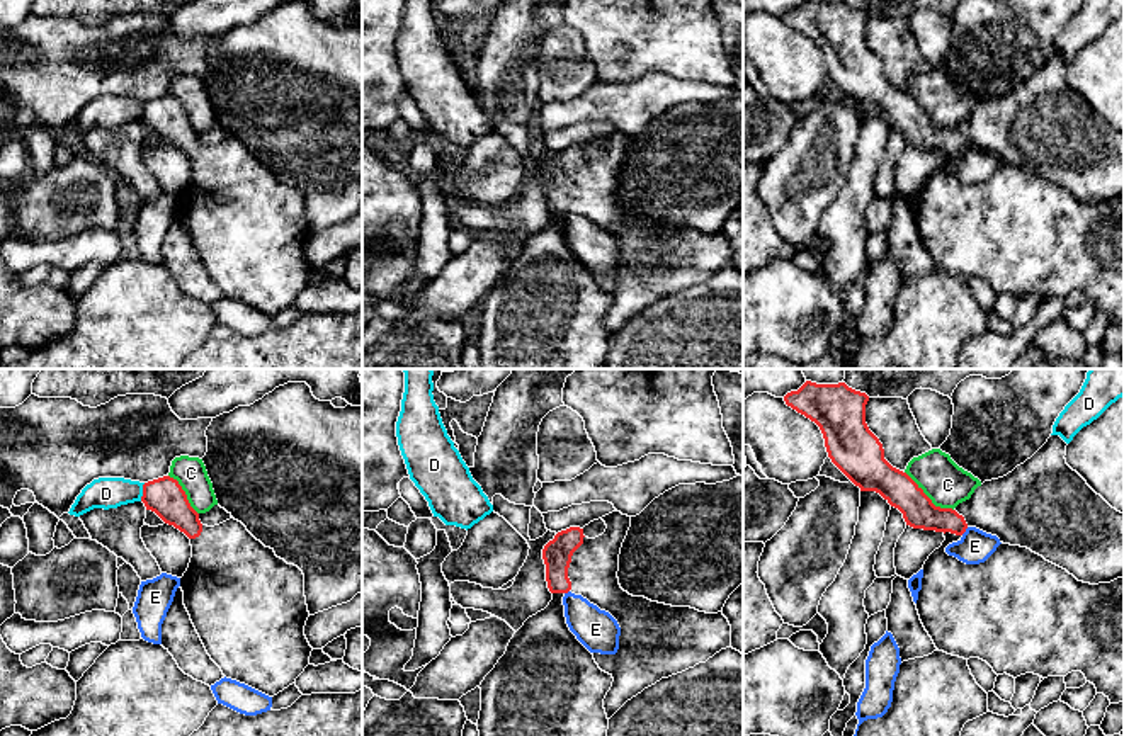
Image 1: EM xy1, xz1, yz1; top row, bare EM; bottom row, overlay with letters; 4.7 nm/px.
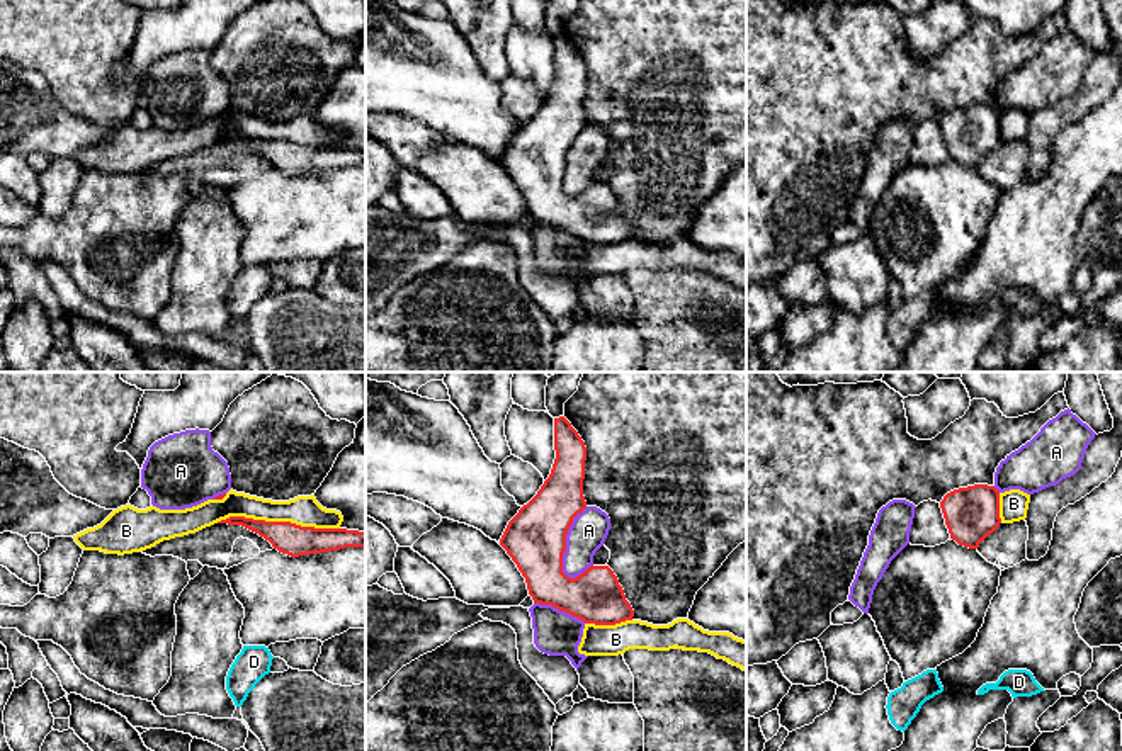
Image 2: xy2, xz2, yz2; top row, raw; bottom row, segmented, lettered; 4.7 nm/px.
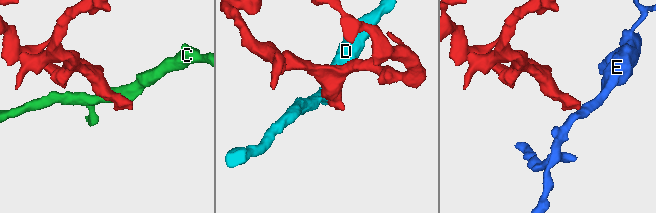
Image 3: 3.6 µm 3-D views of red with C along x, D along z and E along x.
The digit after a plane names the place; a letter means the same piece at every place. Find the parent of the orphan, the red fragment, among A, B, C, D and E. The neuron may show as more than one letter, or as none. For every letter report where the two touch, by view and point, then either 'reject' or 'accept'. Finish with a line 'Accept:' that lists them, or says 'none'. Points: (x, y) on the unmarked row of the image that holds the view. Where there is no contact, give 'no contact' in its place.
A: contact xz2 (565, 162); reject
B: contact xy2 (277, 141); reject
C: contact yz1 (927, 116); reject
D: contact xy1 (143, 111); reject
E: contact yz1 (965, 150); reject
Accept: none

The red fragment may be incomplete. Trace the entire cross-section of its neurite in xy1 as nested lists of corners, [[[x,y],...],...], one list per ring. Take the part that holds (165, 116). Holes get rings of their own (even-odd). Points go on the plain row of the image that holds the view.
[[[170,95],[145,102],[141,121],[190,158],[192,177],[180,197],[184,224],[223,294],[269,316],[292,304],[309,284],[313,270],[304,255],[309,231],[303,190],[277,177],[235,138],[214,146],[202,144],[185,110]]]

